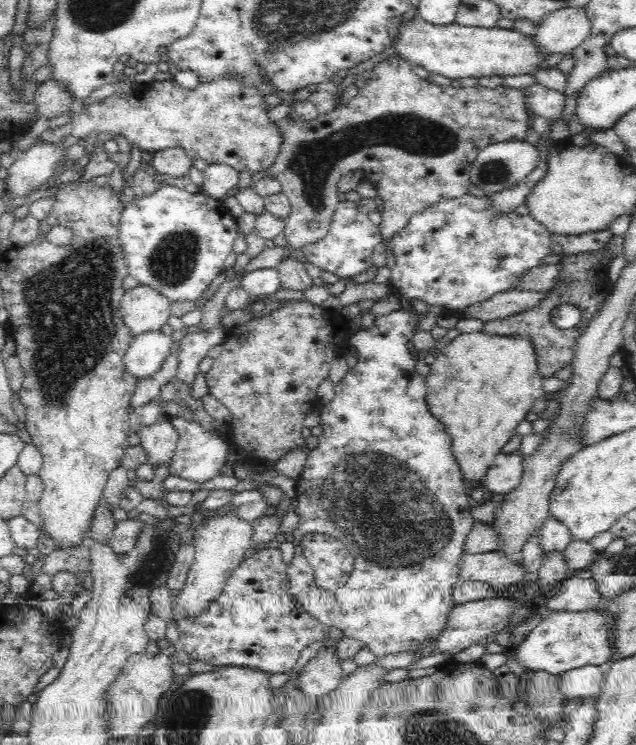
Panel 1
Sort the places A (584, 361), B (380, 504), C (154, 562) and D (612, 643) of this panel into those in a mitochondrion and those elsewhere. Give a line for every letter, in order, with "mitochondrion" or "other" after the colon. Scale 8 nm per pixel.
A: other
B: mitochondrion
C: mitochondrion
D: other

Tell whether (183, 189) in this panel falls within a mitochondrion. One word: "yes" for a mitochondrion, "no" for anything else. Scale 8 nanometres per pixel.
no

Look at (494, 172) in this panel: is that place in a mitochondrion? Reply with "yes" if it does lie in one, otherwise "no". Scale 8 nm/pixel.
yes

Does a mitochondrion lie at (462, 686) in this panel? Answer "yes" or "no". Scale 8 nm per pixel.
no

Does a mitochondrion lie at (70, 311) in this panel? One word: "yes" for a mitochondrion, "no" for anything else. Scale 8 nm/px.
yes

